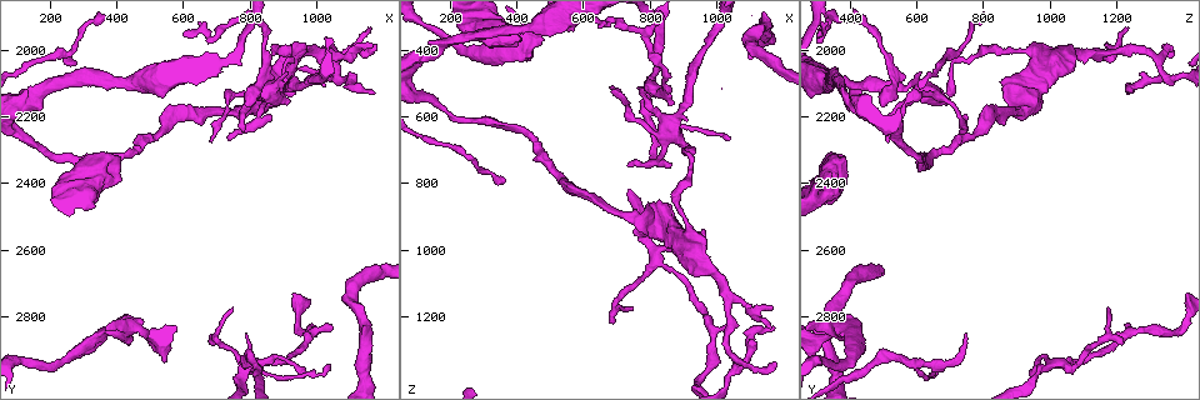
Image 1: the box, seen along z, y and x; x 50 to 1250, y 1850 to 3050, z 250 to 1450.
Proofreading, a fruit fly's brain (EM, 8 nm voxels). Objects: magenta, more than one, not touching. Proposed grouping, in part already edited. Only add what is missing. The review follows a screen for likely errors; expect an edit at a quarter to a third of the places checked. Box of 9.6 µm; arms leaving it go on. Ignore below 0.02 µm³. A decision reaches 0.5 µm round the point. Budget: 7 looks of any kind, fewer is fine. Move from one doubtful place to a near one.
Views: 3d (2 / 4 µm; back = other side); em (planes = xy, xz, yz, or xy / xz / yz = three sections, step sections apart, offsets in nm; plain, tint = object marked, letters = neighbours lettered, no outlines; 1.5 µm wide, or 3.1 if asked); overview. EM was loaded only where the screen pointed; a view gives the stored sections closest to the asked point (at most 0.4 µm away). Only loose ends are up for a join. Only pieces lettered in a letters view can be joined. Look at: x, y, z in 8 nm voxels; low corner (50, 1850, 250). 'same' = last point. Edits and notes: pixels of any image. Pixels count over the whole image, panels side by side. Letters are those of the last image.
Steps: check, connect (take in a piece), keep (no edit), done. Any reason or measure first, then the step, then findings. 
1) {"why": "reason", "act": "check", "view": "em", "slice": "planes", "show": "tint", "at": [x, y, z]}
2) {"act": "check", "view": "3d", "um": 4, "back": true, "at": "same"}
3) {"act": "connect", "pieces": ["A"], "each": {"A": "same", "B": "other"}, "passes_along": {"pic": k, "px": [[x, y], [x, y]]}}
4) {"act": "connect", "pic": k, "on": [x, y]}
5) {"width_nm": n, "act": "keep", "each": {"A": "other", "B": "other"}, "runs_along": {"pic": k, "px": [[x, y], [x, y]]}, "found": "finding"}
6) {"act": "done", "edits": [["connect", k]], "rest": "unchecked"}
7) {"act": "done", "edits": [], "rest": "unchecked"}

{"why": "free end", "act": "check", "view": "em", "slice": "xy", "step": 4, "show": "tint", "at": [1050, 2830, 1230]}

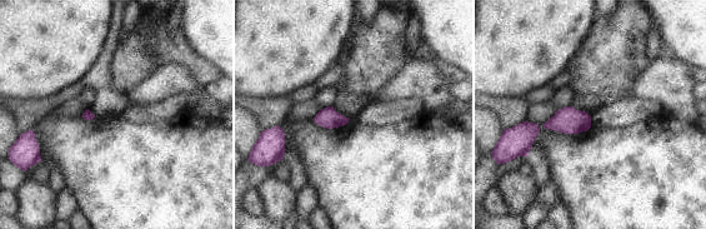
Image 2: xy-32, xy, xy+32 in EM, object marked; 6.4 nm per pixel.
{"act": "check", "view": "em", "slice": "planes", "show": "letters", "at": "same"}

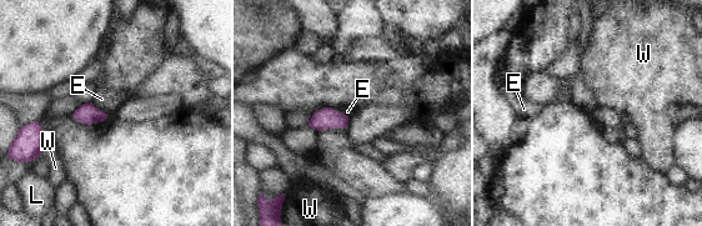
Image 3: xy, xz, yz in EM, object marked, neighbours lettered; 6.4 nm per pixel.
{"act": "keep", "each": {"E": "other", "L": "other", "W": "other"}, "found": "no lettered piece goes on from it"}

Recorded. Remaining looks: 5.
{"why": "an open end", "act": "check", "view": "3d", "um": 4, "at": [700, 2880, 1210]}

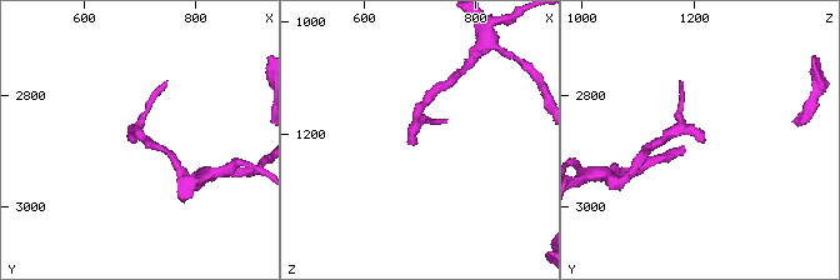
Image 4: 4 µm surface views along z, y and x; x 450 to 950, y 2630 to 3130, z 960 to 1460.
{"act": "check", "view": "em", "slice": "yz", "step": 4, "show": "letters", "at": [690, 2885, 1215]}

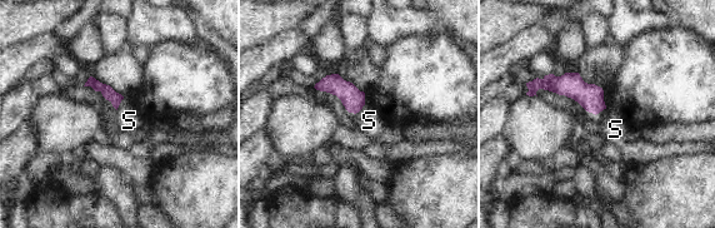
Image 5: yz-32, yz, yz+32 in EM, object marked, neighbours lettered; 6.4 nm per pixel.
{"why": "cut it another way", "act": "check", "view": "em", "slice": "xz", "step": 4, "show": "letters", "at": "same"}

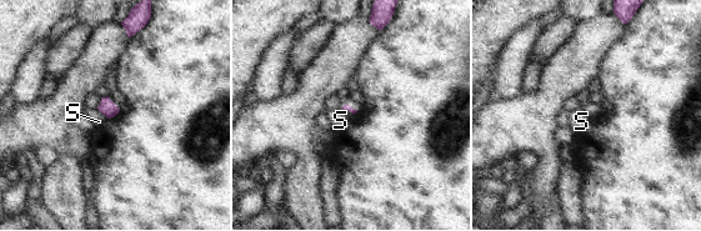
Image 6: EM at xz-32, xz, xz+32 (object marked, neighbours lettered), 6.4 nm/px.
{"act": "keep", "each": {"S": "other"}, "border": {"pic": 6, "px": [[96, 109], [109, 119]]}, "found": "none of them fits"}

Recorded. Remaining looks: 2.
{"why": "thin end", "act": "check", "view": "3d", "um": 4, "at": [1170, 2130, 1240]}

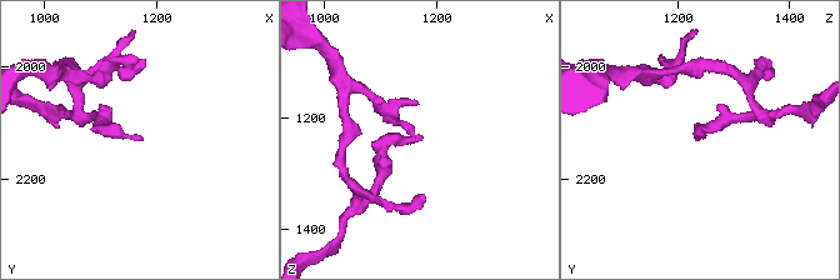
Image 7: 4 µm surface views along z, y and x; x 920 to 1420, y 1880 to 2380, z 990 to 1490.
{"why": "now the EM", "act": "check", "view": "em", "slice": "planes", "show": "letters", "at": [1170, 2130, 1235]}

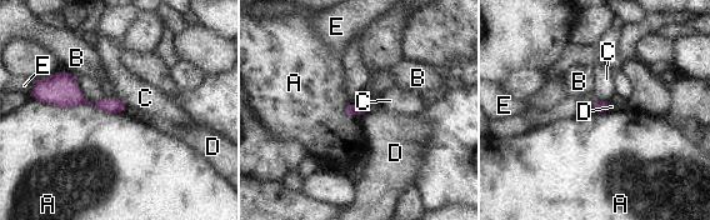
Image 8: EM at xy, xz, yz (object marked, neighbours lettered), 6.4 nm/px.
{"act": "keep", "each": {"A": "other", "B": "other", "C": "other", "D": "other", "E": "other"}, "found": "none of them fits"}

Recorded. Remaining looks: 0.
{"act": "done", "edits": [], "rest": "unchecked"}

